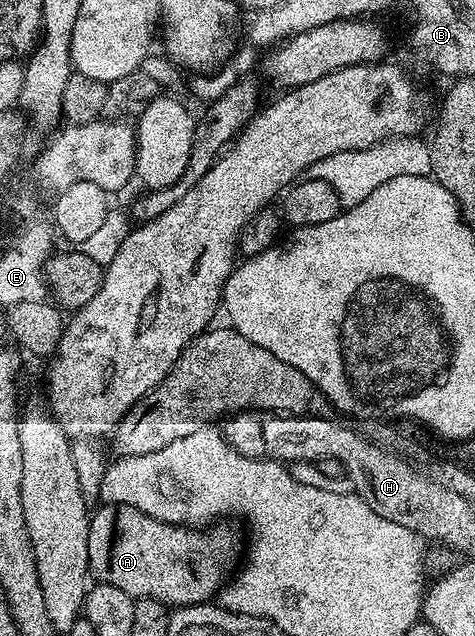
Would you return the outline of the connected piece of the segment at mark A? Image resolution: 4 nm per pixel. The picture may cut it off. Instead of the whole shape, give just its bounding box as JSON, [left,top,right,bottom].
[87,504,225,607]

